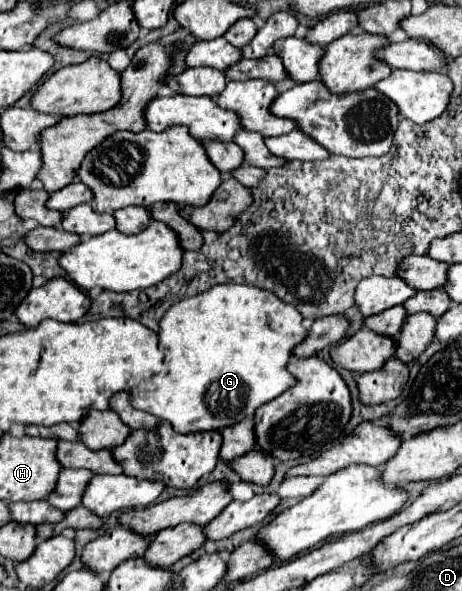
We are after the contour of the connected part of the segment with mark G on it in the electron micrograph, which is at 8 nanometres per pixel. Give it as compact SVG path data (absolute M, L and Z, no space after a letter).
M236 283L216 285L204 293L182 299L164 313L160 319L158 347L164 353L166 371L132 387L132 407L168 421L178 433L220 431L228 425L236 425L236 421L252 417L256 407L276 399L296 383L286 371L286 363L292 357L292 347L304 337L306 327L300 311L276 299L274 293Z

